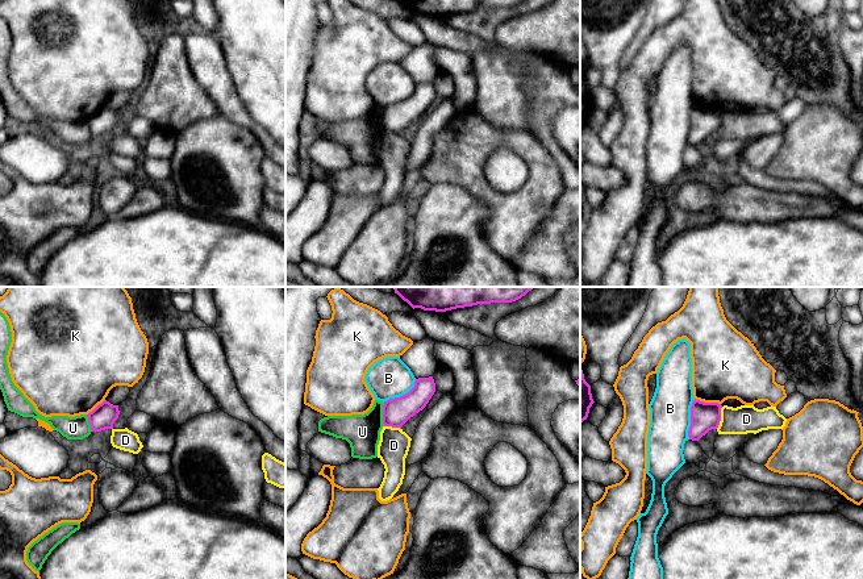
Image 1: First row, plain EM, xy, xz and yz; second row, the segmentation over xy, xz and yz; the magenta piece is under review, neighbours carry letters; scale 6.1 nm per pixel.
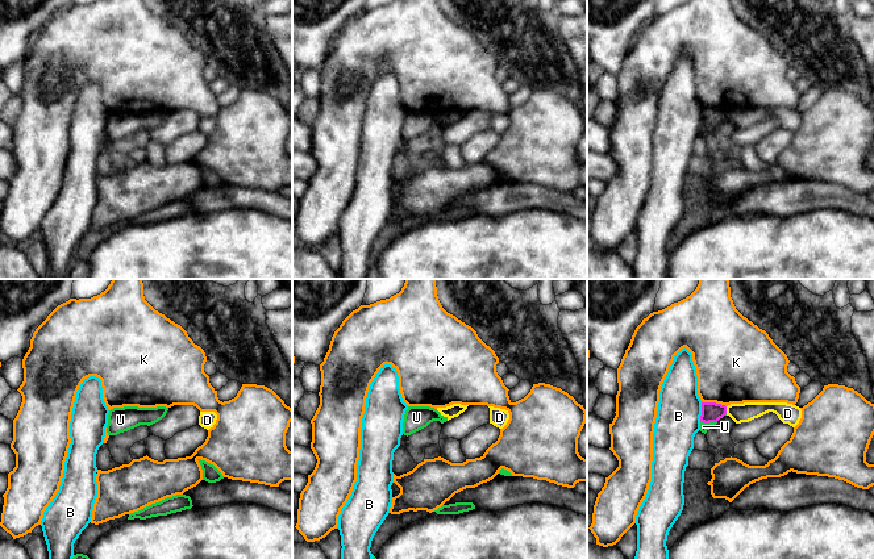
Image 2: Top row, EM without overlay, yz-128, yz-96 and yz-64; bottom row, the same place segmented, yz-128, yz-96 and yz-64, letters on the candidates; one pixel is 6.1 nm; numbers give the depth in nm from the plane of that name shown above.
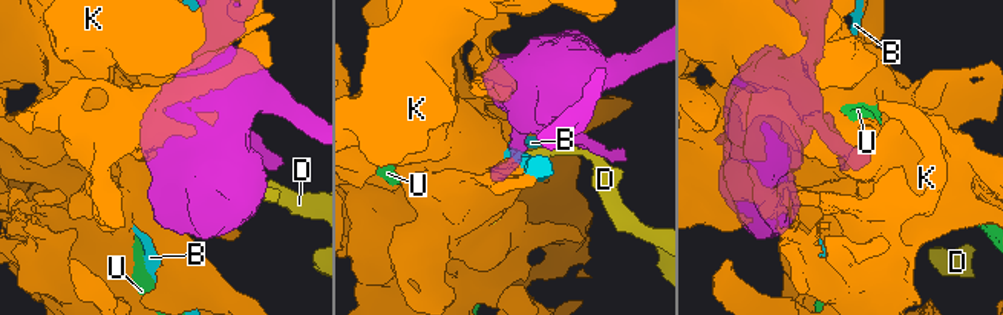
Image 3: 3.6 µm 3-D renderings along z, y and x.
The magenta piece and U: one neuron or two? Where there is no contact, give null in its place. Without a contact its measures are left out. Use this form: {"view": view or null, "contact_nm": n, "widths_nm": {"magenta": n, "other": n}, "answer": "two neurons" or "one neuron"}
{"view": "xz", "contact_nm": 140, "widths_nm": {"magenta": 170, "other": 220}, "answer": "two neurons"}

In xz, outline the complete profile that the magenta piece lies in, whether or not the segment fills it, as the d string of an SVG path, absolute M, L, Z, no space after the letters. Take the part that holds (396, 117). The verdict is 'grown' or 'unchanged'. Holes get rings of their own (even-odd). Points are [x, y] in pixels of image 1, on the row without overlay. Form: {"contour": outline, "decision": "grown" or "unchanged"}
{"contour": "M433 82L418 83L414 92L405 100L384 107L384 132L400 133L416 118L422 116L435 97Z", "decision": "unchanged"}

